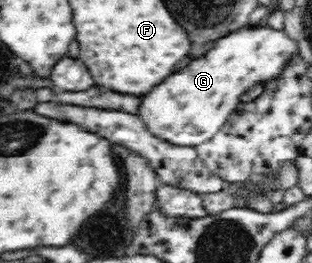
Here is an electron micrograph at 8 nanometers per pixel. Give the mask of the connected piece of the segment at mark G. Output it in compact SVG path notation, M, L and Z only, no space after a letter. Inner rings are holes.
M260 25L246 26L239 29L239 32L233 31L219 38L219 42L215 42L215 46L209 52L205 52L205 56L195 58L191 64L179 68L175 74L163 78L157 86L153 86L147 94L143 94L139 98L137 118L141 120L145 130L151 136L155 136L155 139L180 148L181 146L196 148L213 138L227 122L227 117L234 113L234 108L241 101L241 94L249 88L249 85L258 80L267 82L269 77L280 71L284 60L293 51L296 51L296 46L288 36L285 36L283 30L277 32Z

